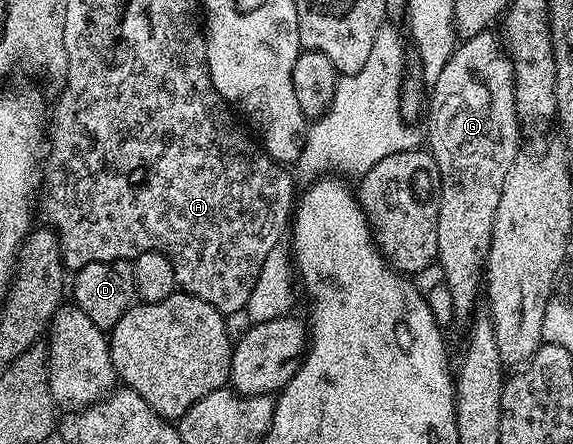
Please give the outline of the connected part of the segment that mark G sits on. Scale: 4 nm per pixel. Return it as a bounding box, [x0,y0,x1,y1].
[427,32,523,322]

